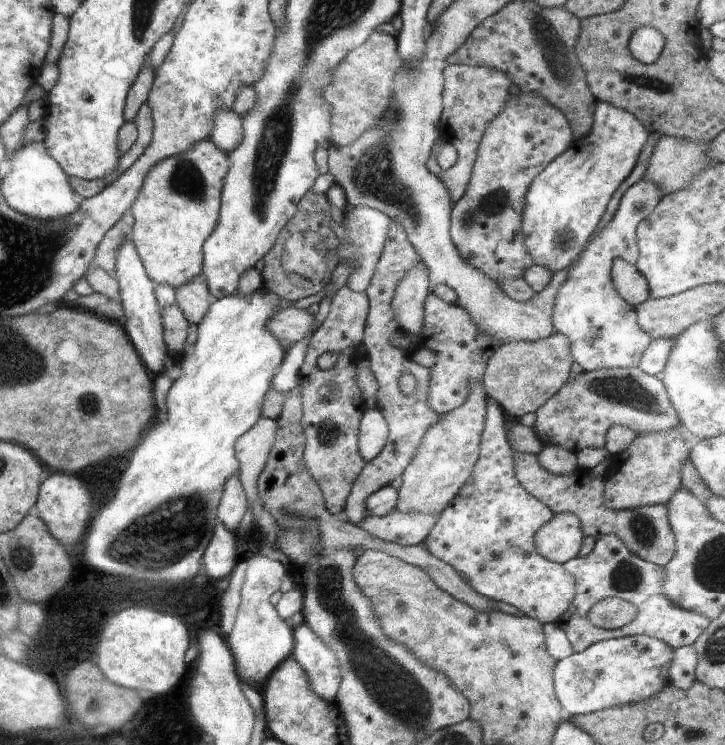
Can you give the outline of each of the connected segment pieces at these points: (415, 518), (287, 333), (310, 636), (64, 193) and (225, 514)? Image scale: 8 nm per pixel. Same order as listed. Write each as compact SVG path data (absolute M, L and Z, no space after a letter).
M396 510L384 516L368 515L358 528L384 542L412 546L423 544L436 520L437 516L432 514L410 514Z
M291 307L274 314L266 328L272 332L272 336L276 336L278 340L284 342L300 342L302 338L306 338L308 334L312 334L316 328L314 324L314 308L296 308Z
M304 621L302 626L292 628L294 632L294 658L310 682L310 690L316 692L324 702L334 702L340 686L340 668L336 654L308 628Z
M25 142L16 154L9 158L10 173L2 181L2 192L7 203L16 212L38 218L38 220L56 220L68 216L80 208L81 197L70 188L68 176L57 160L54 160L45 149L43 143Z
M239 477L228 478L220 498L217 520L234 533L249 508L248 504L246 491Z

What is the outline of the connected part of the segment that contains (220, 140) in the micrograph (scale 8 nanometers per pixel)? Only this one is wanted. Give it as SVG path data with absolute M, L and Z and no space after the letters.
M218 110L214 114L212 120L212 136L210 139L214 146L218 146L218 150L232 154L232 150L238 148L238 144L244 138L244 130L242 130L242 122L239 116L234 114L233 110Z

